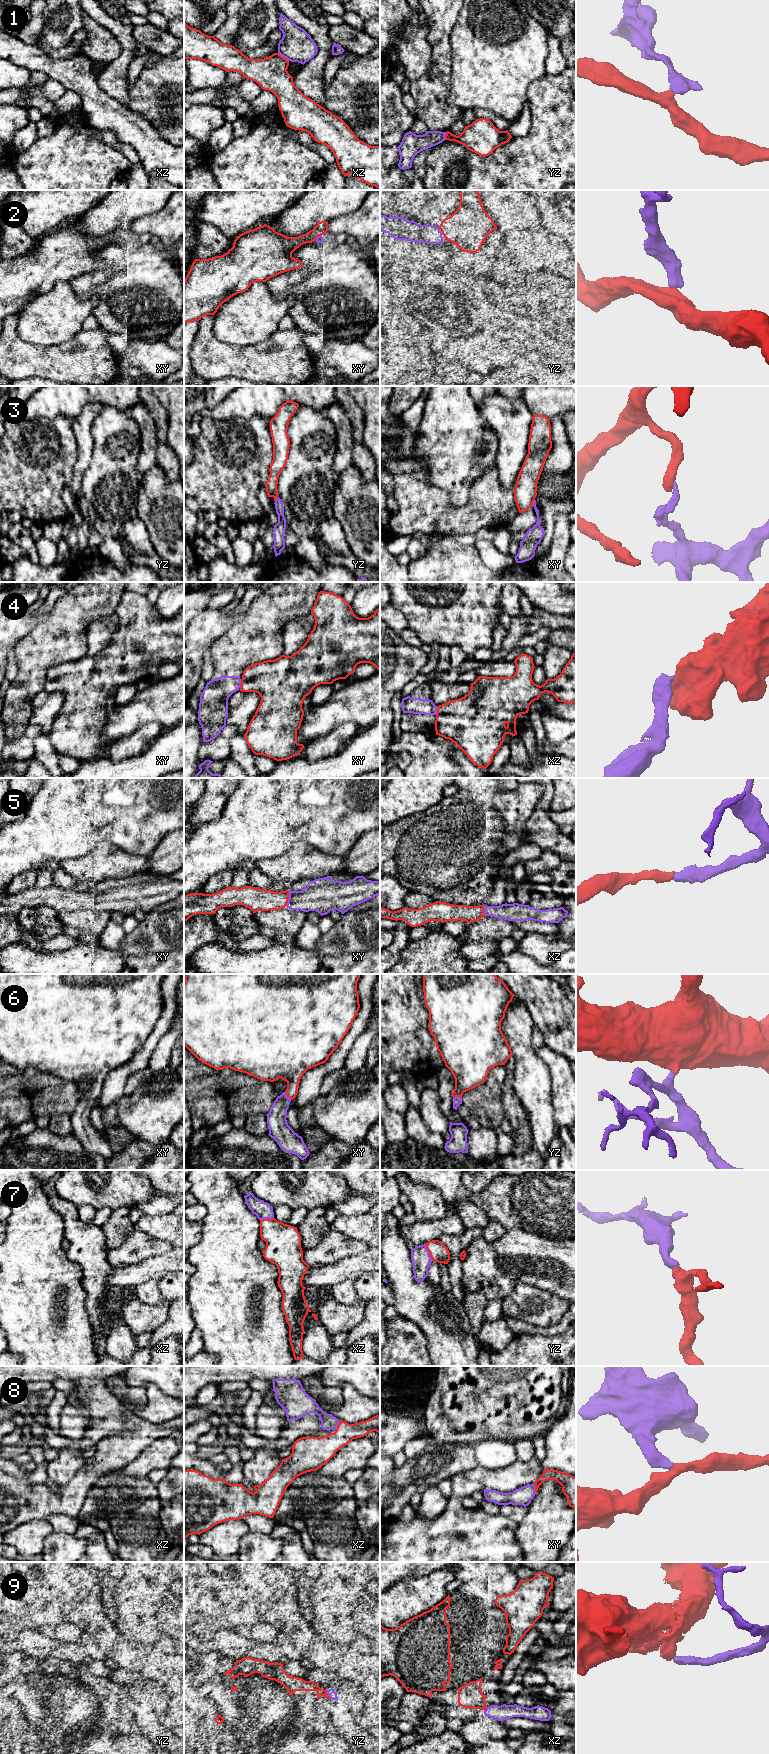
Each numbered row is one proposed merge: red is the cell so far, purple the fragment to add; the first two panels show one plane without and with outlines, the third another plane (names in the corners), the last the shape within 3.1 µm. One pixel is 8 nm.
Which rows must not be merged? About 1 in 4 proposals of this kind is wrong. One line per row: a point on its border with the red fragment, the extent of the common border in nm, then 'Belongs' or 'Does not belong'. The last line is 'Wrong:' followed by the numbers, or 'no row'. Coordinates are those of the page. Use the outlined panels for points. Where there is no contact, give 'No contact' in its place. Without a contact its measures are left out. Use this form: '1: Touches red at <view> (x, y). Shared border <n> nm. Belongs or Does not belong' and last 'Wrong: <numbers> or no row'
1: Touches red at xz (282, 56). Shared border 120 nm. Does not belong
2: Touches red at yz (441, 231). Shared border 70 nm. Belongs
3: Touches red at xy (532, 503). Shared border 70 nm. Does not belong
4: Touches red at xy (241, 683). Shared border 70 nm. Does not belong
5: Touches red at xy (287, 899). Shared border 130 nm. Belongs
6: Touches red at xy (287, 1096). Shared border 90 nm. Belongs
7: Touches red at yz (429, 1252). Shared border 150 nm. Belongs
8: Touches red at xz (338, 1424). Shared border 80 nm. Belongs
9: Touches red at yz (327, 1694). Shared border 70 nm. Does not belong
Wrong: 1, 3, 4, 9

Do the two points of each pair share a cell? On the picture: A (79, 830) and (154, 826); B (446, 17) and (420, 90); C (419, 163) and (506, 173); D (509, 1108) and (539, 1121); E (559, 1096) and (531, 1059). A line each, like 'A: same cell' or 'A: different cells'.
A: same cell
B: same cell
C: different cells
D: different cells
E: different cells

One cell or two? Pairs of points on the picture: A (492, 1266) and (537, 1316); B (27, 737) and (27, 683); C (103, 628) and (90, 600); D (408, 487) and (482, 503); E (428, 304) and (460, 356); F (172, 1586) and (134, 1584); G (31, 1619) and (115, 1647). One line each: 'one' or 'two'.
A: two
B: two
C: two
D: one
E: two
F: two
G: one

